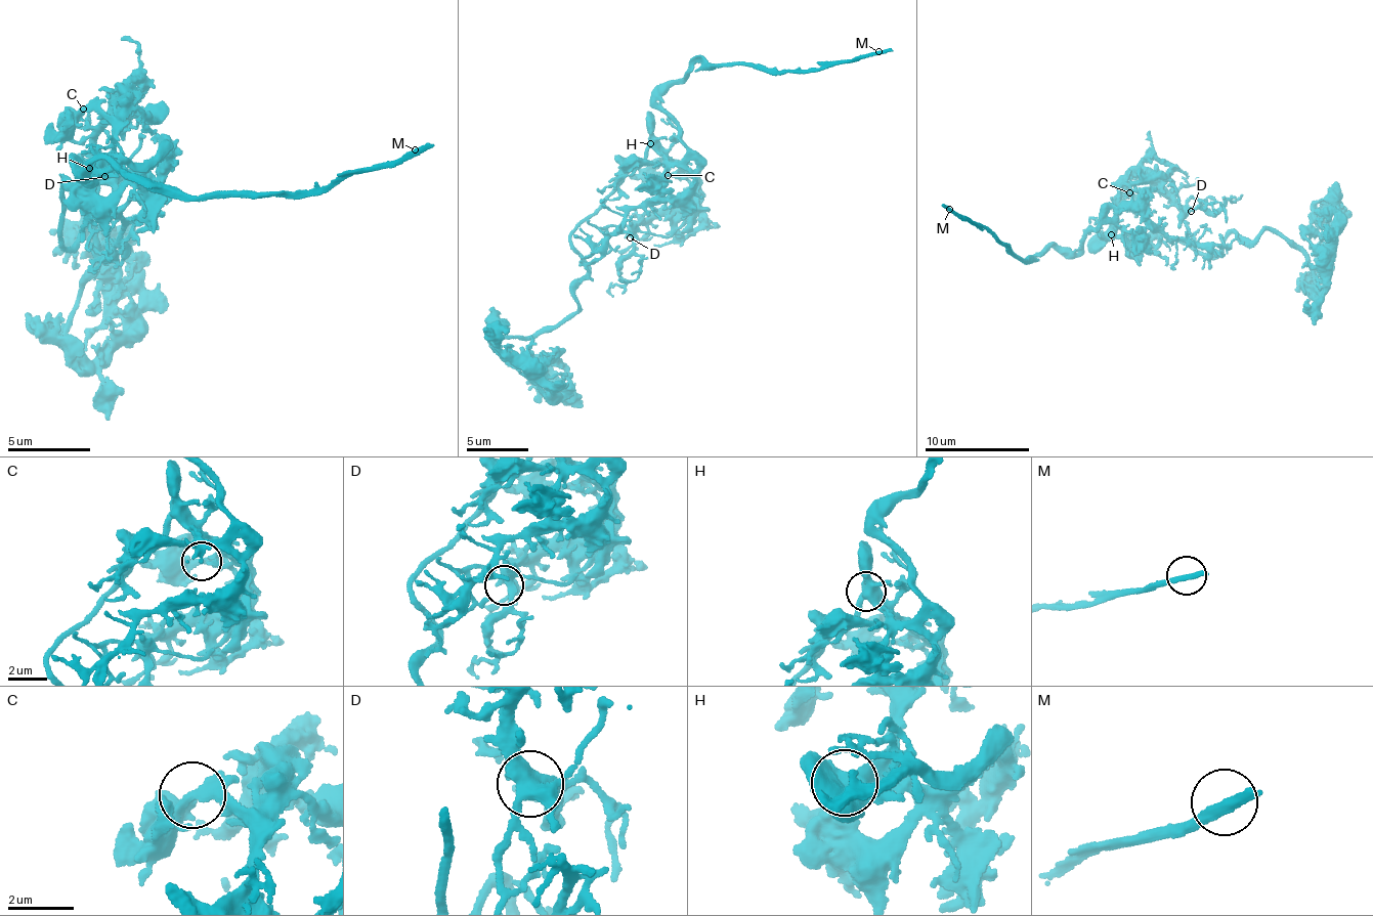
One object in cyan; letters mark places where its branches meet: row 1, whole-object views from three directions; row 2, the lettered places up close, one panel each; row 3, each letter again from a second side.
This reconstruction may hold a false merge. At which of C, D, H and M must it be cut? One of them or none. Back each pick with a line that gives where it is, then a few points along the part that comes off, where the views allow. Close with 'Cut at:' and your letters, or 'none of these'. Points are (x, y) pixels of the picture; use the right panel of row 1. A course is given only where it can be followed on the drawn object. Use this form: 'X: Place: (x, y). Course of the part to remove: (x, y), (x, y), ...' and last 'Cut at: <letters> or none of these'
Cut at: none of these

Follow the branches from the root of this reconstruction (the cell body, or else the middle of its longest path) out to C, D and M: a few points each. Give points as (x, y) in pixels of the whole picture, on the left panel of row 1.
C: (149, 191), (139, 186), (135, 176), (112, 155), (112, 127), (95, 112), (88, 113), (84, 110)
D: (149, 191), (162, 139), (142, 125), (144, 115), (140, 110), (105, 117), (98, 126), (96, 155), (104, 176)
M: (149, 191), (151, 162), (92, 163), (195, 198), (311, 188), (414, 150)

